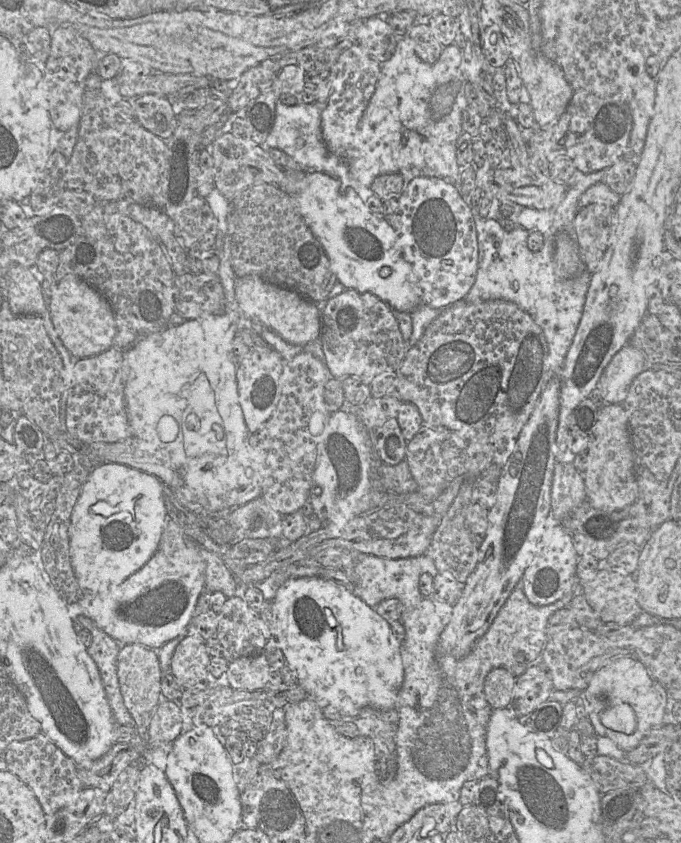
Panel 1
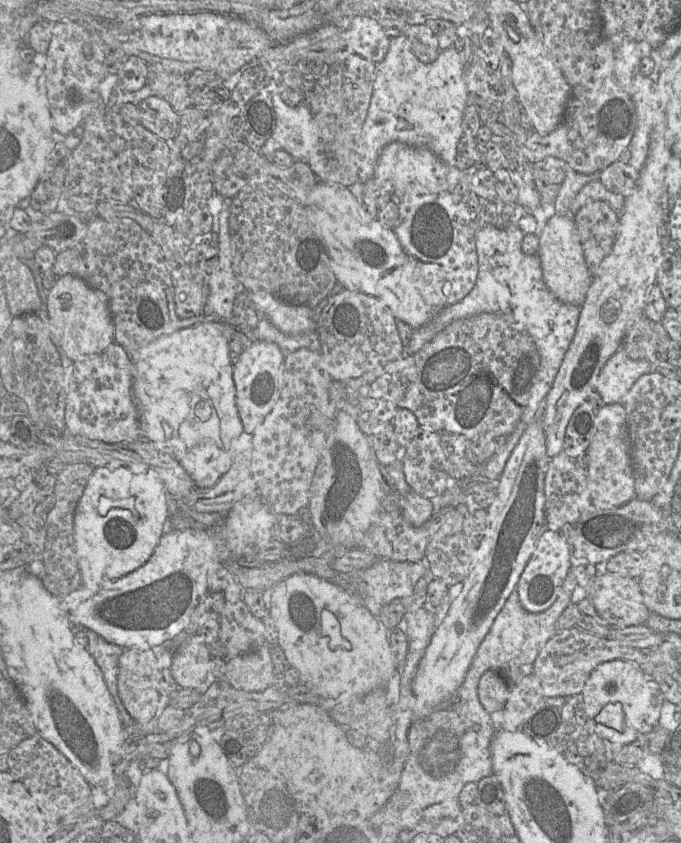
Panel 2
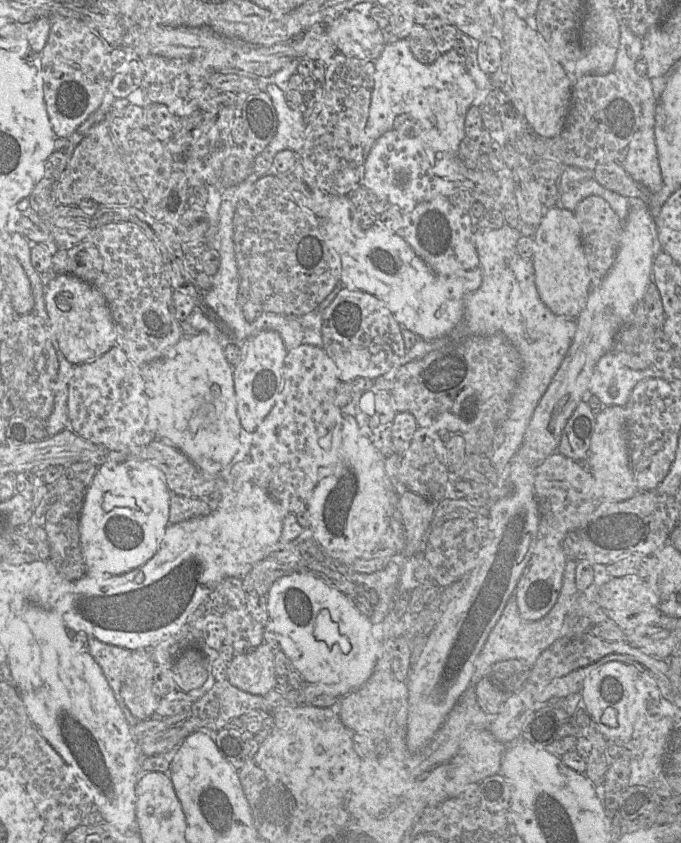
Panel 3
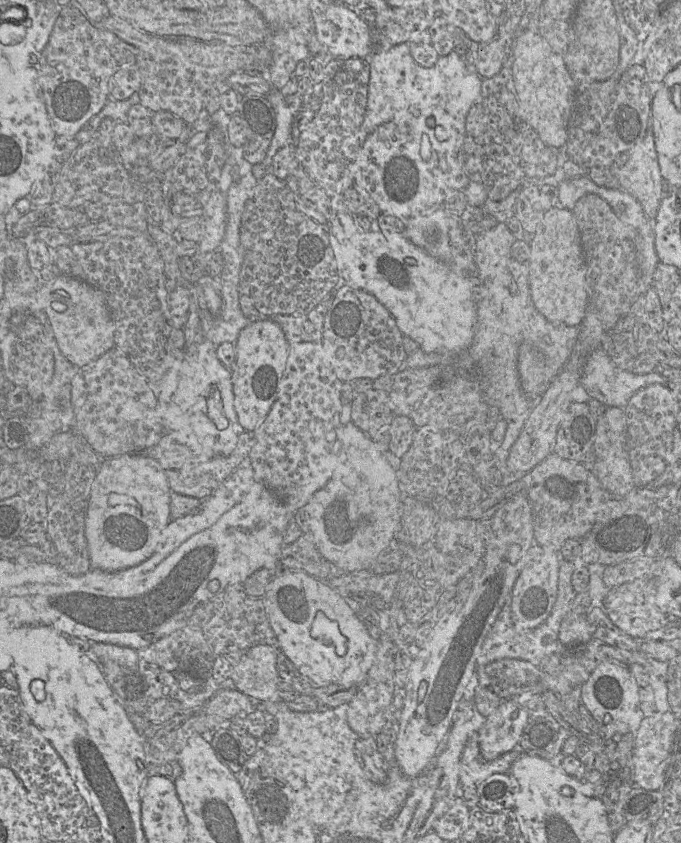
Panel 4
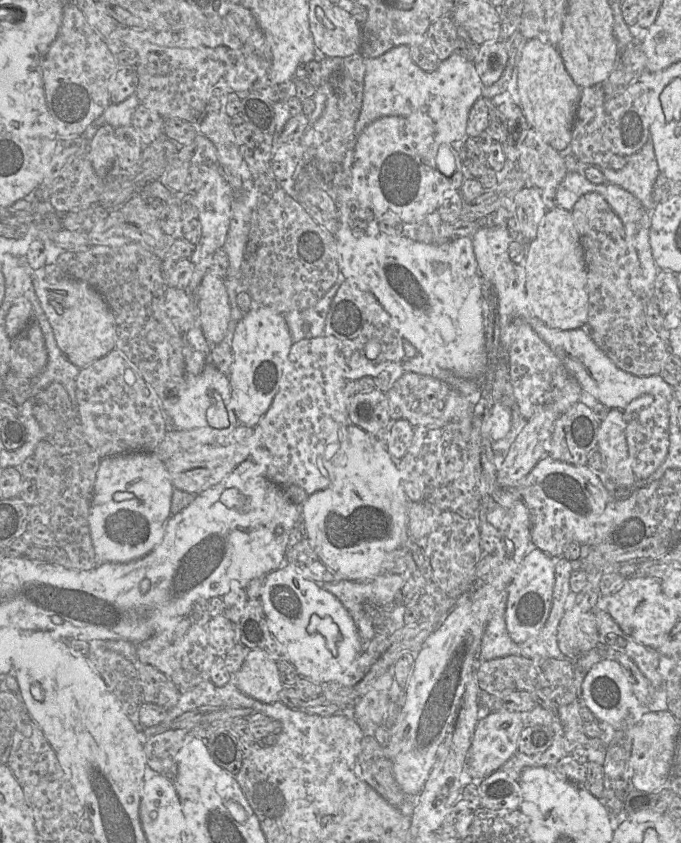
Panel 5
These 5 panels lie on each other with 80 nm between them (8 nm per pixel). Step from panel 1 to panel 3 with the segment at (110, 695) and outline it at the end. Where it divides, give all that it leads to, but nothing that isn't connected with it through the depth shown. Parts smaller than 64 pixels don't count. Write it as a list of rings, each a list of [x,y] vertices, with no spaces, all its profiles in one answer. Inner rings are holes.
[[[89,637],[89,653],[100,665],[127,722],[131,727],[134,726],[139,720],[130,712],[121,696],[126,663],[131,651]]]

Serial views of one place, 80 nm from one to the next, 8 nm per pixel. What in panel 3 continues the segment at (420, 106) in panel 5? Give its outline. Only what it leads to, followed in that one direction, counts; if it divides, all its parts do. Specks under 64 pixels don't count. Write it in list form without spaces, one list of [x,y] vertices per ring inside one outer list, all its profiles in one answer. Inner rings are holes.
[[[399,39],[388,42],[374,64],[374,85],[364,128],[366,150],[371,150],[375,141],[389,130],[419,135],[424,129],[428,131],[432,152],[457,154],[466,136],[465,117],[478,90],[462,56],[453,48],[439,54],[433,63],[423,64],[414,57],[408,40]]]

